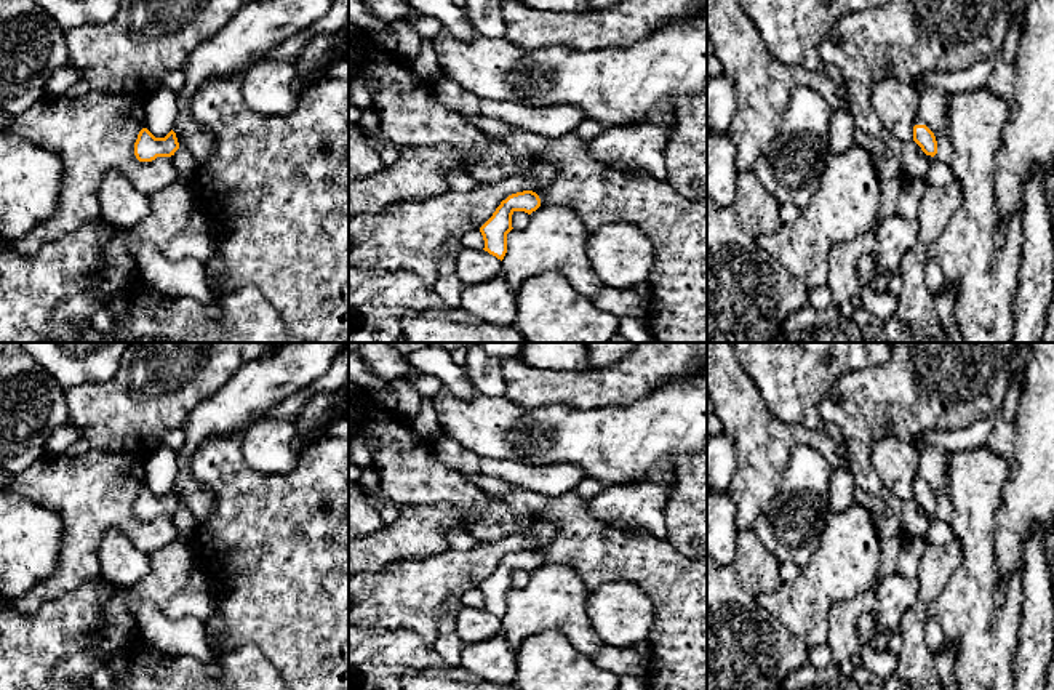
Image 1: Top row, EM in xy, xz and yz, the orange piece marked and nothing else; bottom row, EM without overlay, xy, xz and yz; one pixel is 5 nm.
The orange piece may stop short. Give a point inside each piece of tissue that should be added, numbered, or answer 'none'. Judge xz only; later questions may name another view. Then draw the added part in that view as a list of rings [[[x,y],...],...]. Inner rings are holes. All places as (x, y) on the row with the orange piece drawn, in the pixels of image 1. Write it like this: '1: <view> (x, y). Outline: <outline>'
1: xz (600, 194). Outline: [[[446,77],[437,80],[437,94],[446,107],[505,142],[517,158],[529,157],[533,162],[549,162],[557,166],[557,181],[537,194],[541,207],[561,205],[573,210],[589,234],[617,221],[638,226],[654,247],[654,263],[646,280],[651,296],[646,301],[645,315],[654,341],[707,343],[707,200],[686,199],[667,181],[646,175],[627,175],[598,162],[589,154],[589,141],[574,130],[550,138],[485,117],[480,112],[480,98]]]

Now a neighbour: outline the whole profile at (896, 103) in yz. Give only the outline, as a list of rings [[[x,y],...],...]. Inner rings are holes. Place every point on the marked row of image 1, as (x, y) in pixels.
[[[894,77],[881,78],[872,91],[872,102],[881,125],[902,142],[913,141],[920,90]]]

